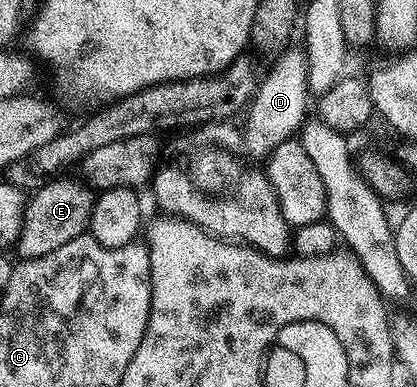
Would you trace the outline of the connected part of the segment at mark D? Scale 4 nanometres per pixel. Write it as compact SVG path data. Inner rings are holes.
M300 47L287 49L280 51L285 53L278 54L268 73L266 69L261 76L260 86L246 110L248 126L243 126L242 129L242 145L253 158L260 157L256 159L267 158L278 147L278 143L293 140L301 132L301 126L309 116L308 55Z

